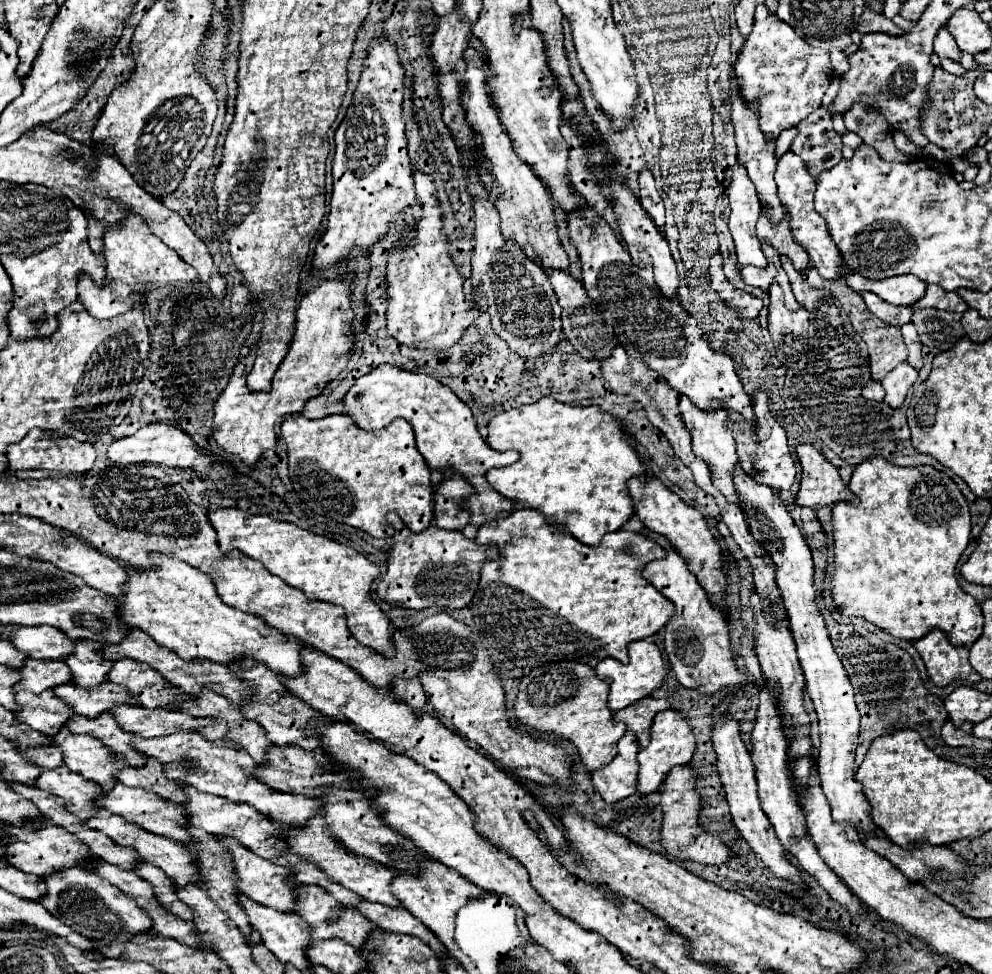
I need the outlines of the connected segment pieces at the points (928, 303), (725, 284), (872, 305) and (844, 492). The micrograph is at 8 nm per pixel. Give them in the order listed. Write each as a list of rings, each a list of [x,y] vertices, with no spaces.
[[[928,284],[924,298],[920,302],[914,302],[910,308],[912,310],[938,308],[938,310],[960,312],[960,314],[964,314],[968,310],[968,306],[964,306],[964,302],[960,302],[956,292],[944,292],[944,290],[940,290],[940,286],[932,286],[932,284]]]
[[[714,254],[714,258],[710,260],[710,276],[712,276],[712,288],[720,294],[720,298],[734,308],[742,318],[746,320],[754,320],[758,316],[758,312],[762,310],[762,300],[750,296],[748,292],[736,290],[732,288],[732,284],[724,278],[724,270],[722,270],[722,256]]]
[[[864,292],[862,294],[868,310],[878,316],[884,324],[890,324],[890,326],[904,326],[912,320],[912,310],[908,306],[892,306],[888,302],[884,302],[882,298],[878,298],[876,294],[872,292]]]
[[[800,444],[796,448],[802,480],[796,494],[796,504],[818,510],[836,502],[858,504],[858,498],[842,482],[838,470],[810,444]]]

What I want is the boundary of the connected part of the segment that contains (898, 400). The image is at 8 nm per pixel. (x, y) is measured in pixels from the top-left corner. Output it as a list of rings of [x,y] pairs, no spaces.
[[[906,362],[900,364],[896,370],[892,370],[892,374],[888,374],[888,378],[884,378],[882,388],[886,390],[886,398],[884,402],[890,408],[900,408],[908,388],[916,382],[918,378],[918,370],[912,370],[912,366],[908,366]]]

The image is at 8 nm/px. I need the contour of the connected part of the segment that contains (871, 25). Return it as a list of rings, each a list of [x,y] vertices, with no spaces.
[[[870,8],[864,10],[864,14],[860,16],[860,26],[858,26],[860,34],[868,34],[868,32],[884,32],[884,34],[904,34],[902,28],[898,28],[892,20],[888,20],[882,14],[872,12]]]

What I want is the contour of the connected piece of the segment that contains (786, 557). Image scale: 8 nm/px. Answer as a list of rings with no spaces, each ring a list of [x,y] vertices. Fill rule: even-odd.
[[[736,464],[732,476],[734,476],[734,488],[740,494],[740,506],[748,522],[750,534],[754,536],[756,542],[762,544],[762,548],[776,562],[776,582],[782,592],[784,606],[790,618],[790,630],[798,646],[798,658],[806,676],[806,692],[810,694],[820,720],[818,770],[820,770],[824,796],[832,806],[832,818],[840,824],[848,824],[854,828],[862,826],[864,832],[874,832],[882,836],[882,832],[874,826],[870,818],[870,806],[862,794],[862,786],[860,782],[854,780],[854,750],[858,746],[860,714],[854,704],[852,684],[846,676],[840,658],[834,652],[824,618],[820,616],[814,602],[814,586],[812,586],[814,566],[812,566],[810,548],[804,536],[800,534],[798,526],[790,518],[786,506],[770,486],[752,480],[748,474],[744,474],[740,464]]]

